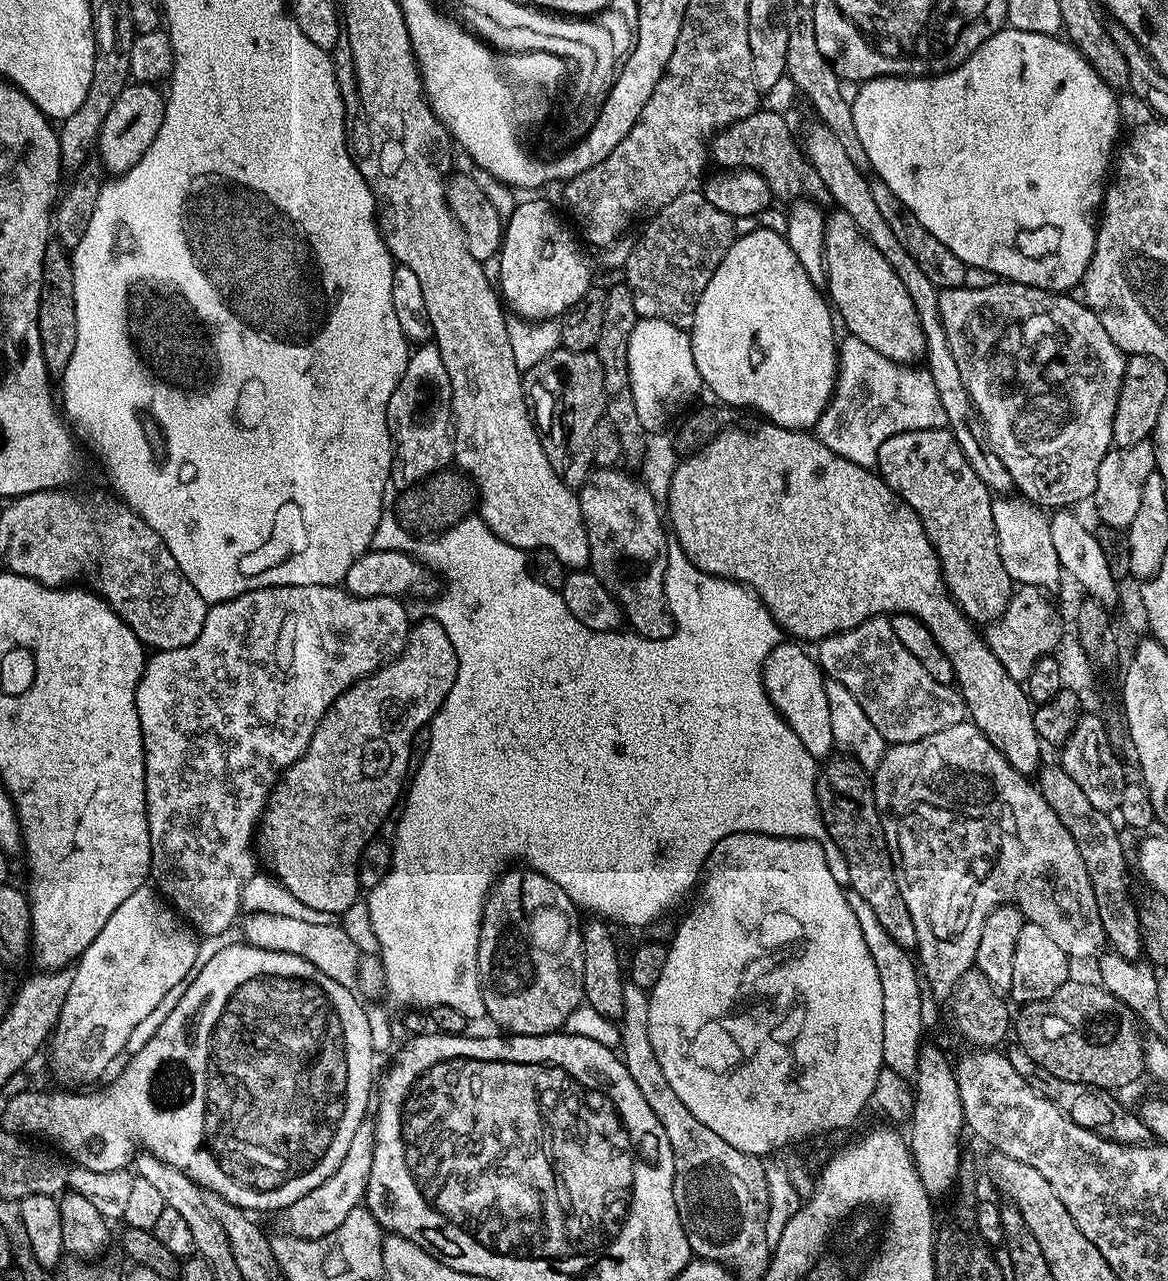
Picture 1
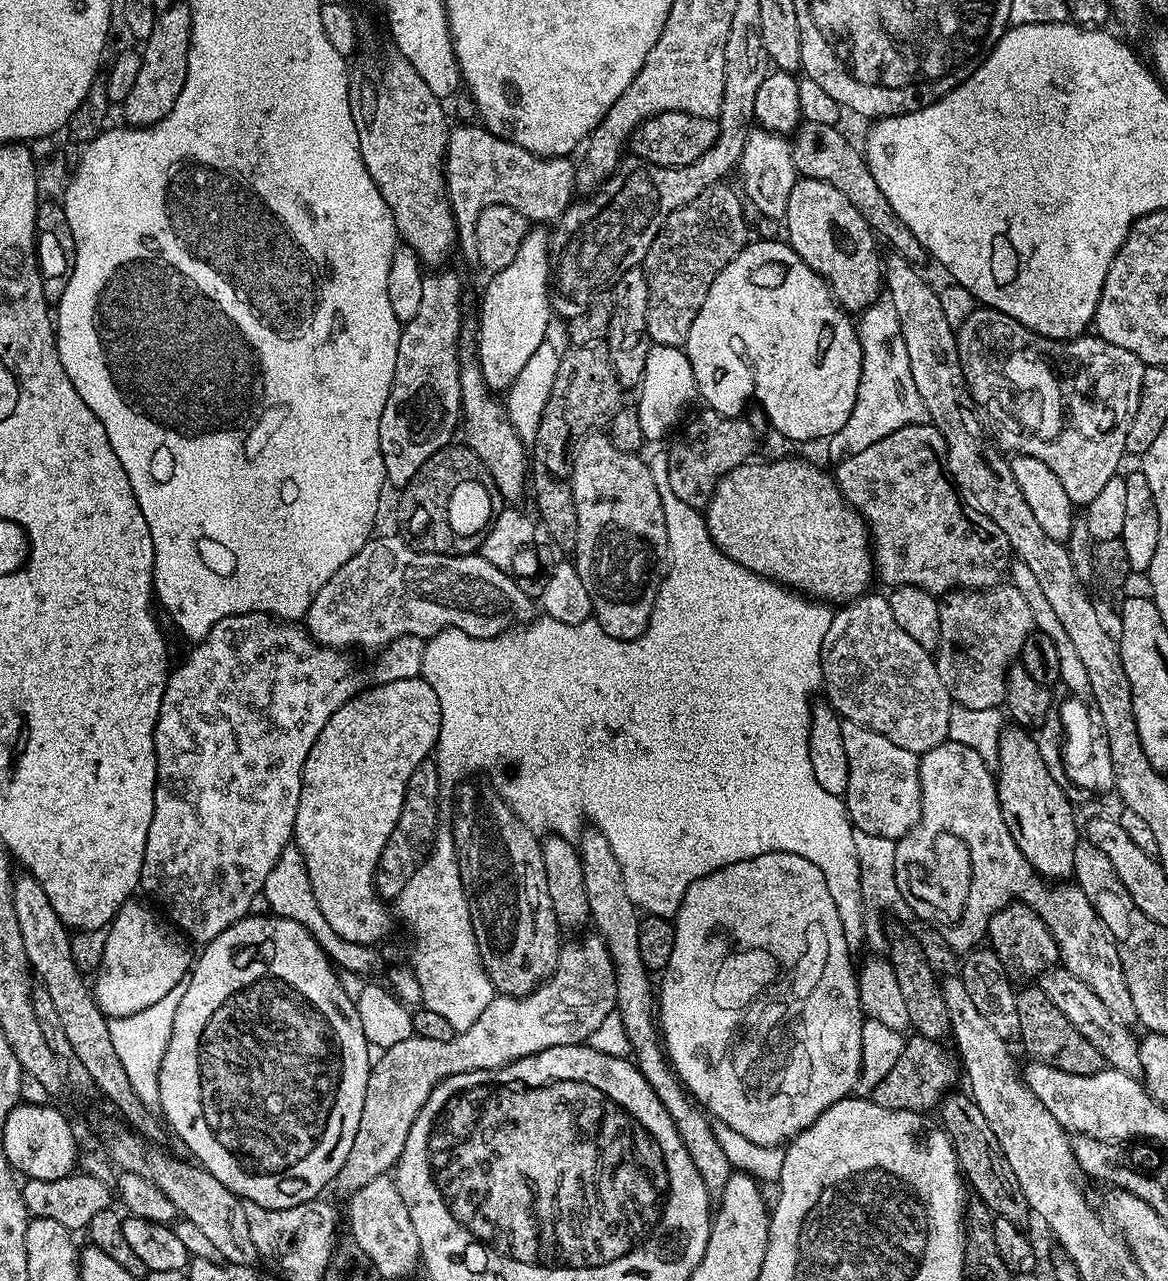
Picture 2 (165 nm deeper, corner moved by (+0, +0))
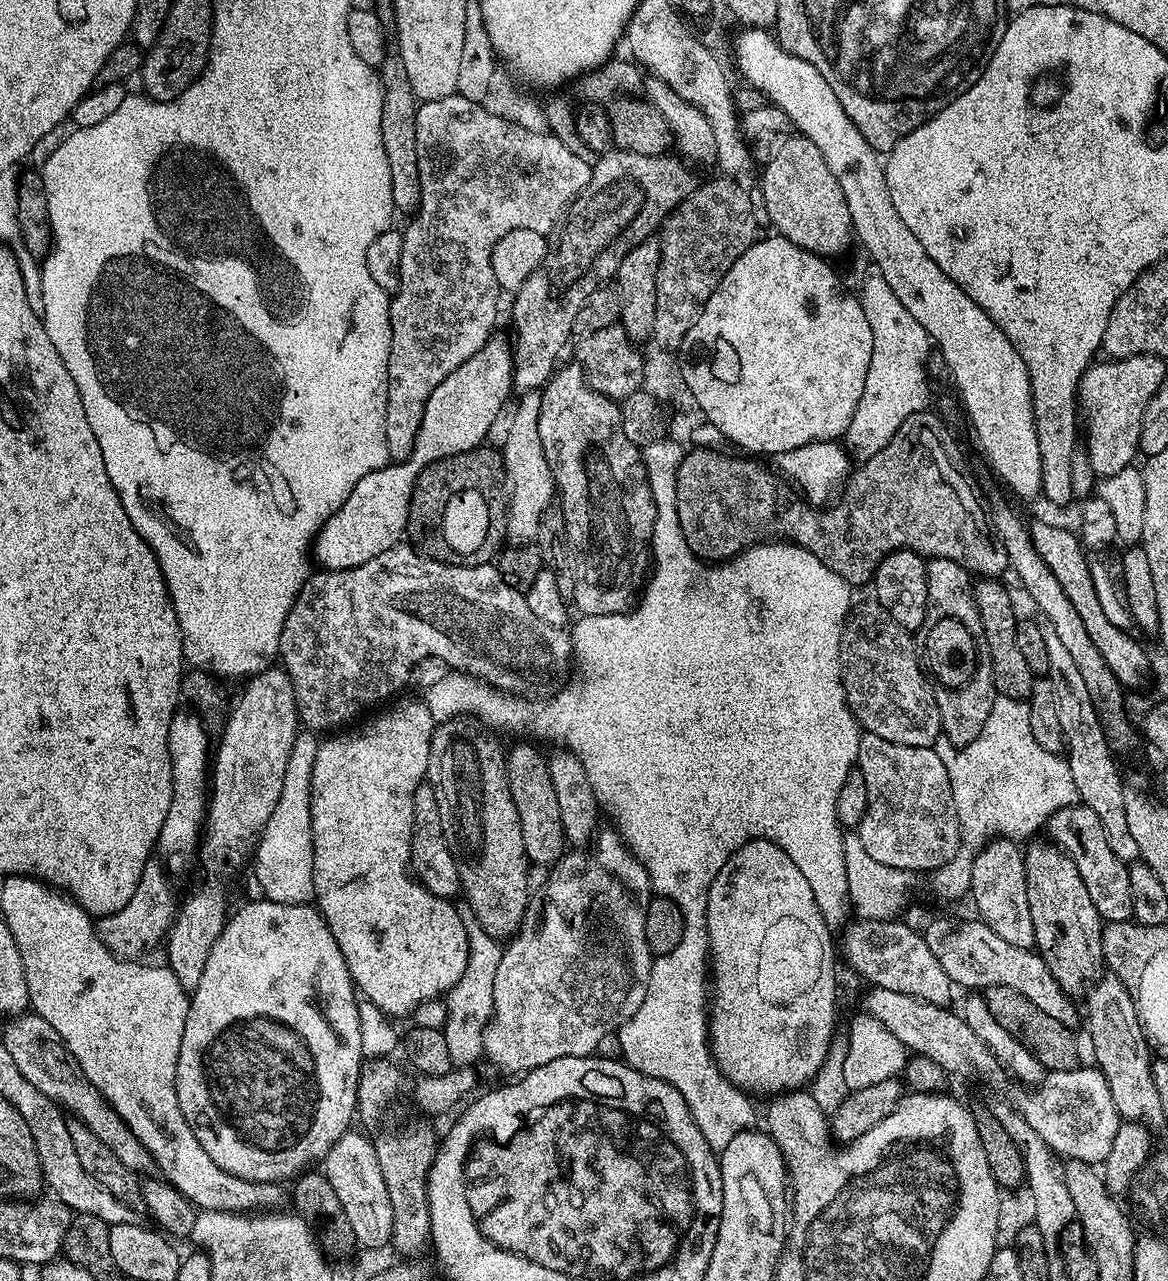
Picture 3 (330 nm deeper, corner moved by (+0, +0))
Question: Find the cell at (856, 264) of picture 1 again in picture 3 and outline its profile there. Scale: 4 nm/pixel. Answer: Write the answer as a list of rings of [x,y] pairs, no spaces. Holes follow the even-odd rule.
[[[799,134],[789,135],[776,145],[767,163],[763,165],[764,189],[762,195],[768,211],[768,224],[779,235],[785,236],[794,246],[816,256],[833,258],[840,256],[851,244],[854,244],[854,231],[850,208],[846,206],[846,198],[842,194],[842,186],[838,186],[838,178],[830,174],[830,166],[826,166],[826,158],[822,158],[822,150],[810,142],[810,138]]]

